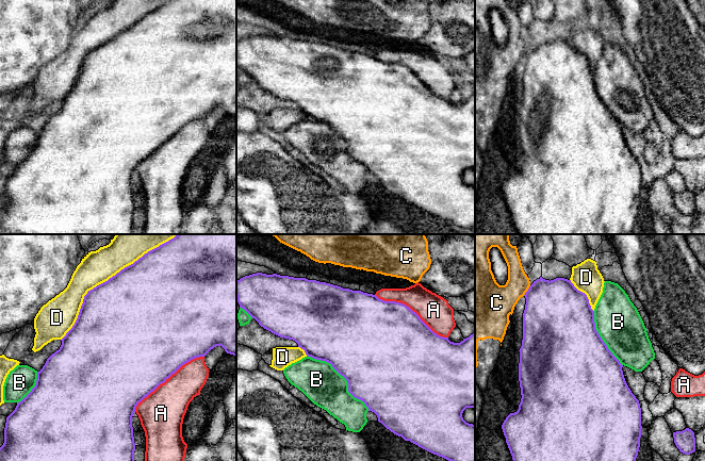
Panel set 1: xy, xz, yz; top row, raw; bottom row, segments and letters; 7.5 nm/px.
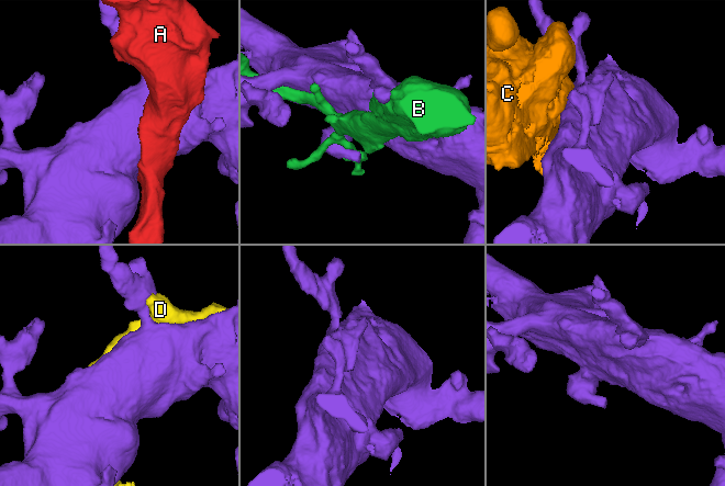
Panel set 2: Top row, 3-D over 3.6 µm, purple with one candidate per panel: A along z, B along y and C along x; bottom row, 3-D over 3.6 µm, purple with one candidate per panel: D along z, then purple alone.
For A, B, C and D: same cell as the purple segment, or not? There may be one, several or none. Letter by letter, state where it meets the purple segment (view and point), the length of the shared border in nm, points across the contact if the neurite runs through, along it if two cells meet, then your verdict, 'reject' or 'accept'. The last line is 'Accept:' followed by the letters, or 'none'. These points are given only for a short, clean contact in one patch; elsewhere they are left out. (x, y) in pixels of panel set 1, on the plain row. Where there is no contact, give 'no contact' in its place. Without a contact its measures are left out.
A: contact xy (167, 140); length 650 nm; reject
B: contact xz (343, 137); length 650 nm; reject
C: contact yz (527, 52); length 100 nm; reject
D: contact xy (105, 43); length 1150 nm; reject
Accept: none

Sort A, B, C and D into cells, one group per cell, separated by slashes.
A / B / C / D

